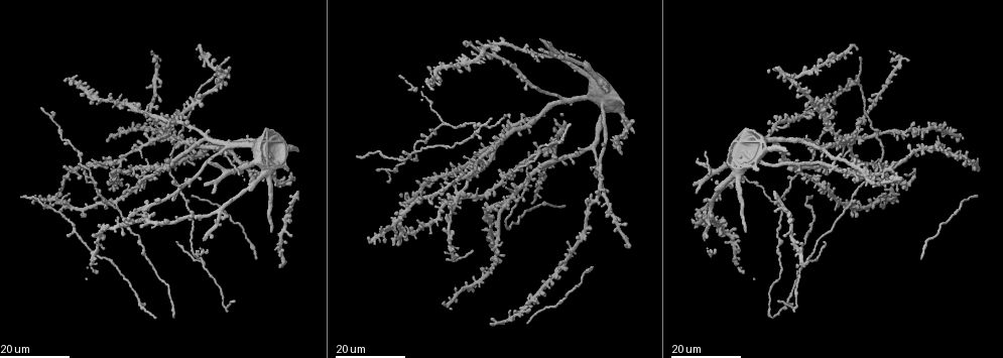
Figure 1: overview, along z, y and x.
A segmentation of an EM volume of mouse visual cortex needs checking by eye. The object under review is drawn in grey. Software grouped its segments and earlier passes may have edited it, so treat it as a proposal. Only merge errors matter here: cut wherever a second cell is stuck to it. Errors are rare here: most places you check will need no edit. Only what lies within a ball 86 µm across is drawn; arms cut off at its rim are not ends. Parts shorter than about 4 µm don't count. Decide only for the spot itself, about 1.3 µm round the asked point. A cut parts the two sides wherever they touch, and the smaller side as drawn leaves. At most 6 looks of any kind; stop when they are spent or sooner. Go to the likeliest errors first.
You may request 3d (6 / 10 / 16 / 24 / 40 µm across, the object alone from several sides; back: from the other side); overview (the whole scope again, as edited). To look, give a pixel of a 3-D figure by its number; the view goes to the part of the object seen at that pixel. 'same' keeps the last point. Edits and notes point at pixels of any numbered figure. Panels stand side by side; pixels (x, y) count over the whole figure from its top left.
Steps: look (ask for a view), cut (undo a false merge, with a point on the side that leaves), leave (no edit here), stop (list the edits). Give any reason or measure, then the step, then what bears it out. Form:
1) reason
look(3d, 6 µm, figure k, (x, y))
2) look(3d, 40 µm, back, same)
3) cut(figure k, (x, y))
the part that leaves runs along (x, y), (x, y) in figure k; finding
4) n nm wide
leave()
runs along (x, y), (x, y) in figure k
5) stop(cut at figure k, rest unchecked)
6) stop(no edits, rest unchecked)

side arm on a straight run
look(3d, 24 µm, figure 1, (112, 204))

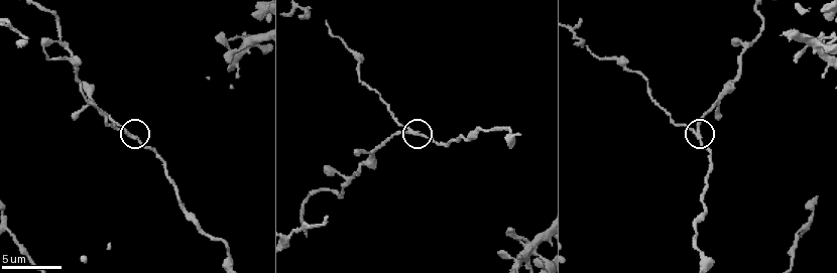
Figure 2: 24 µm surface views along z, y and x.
look(3d, 10 µm, figure 2, (409, 127))

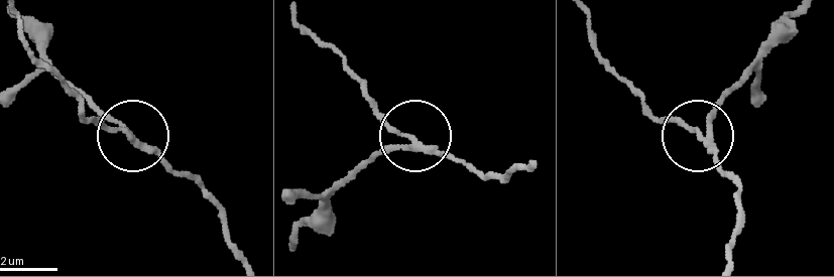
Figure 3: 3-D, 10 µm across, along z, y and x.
3 arms
leave()
runs along (291, 242), (342, 183), (407, 140), (366, 93) in figure 3; continuous, no second cell

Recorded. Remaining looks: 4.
look(3d, 24 µm, figure 1, (420, 183))

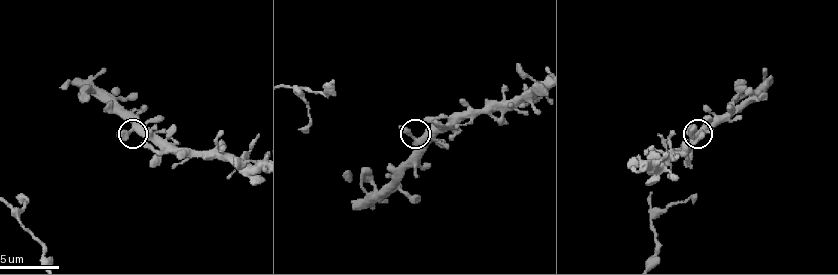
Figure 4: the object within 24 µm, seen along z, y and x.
look(3d, 10 µm, figure 4, (134, 129))

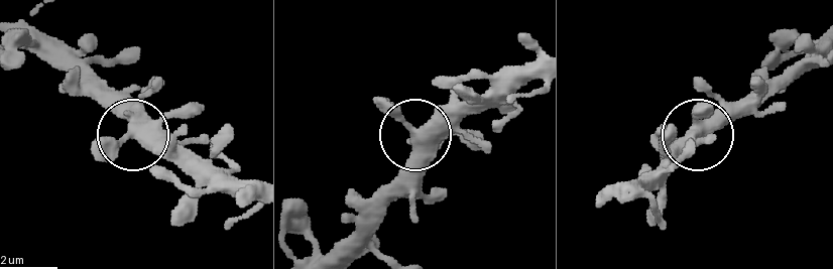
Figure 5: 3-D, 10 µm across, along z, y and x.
420 nm wide
leave()
runs along (256, 191), (155, 153), (107, 96) in figure 5; one cell here

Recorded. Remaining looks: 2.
look(3d, 24 µm, figure 1, (453, 197))

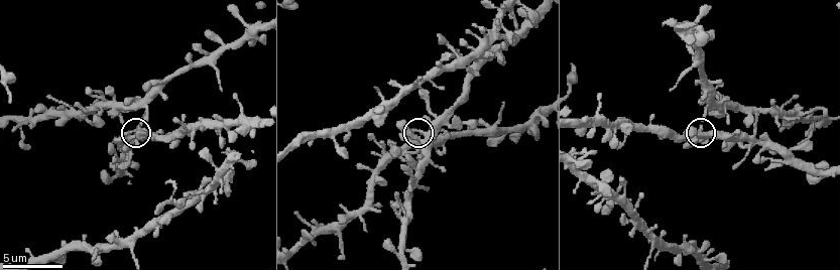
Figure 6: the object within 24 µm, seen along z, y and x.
look(3d, 6 µm, figure 6, (139, 127))

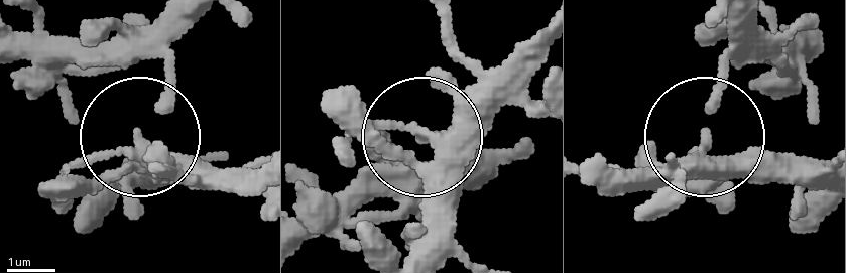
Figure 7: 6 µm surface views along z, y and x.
side arm 29 µm
leave()
all the same cell

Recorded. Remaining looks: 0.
stop(no edits, rest unchecked)

